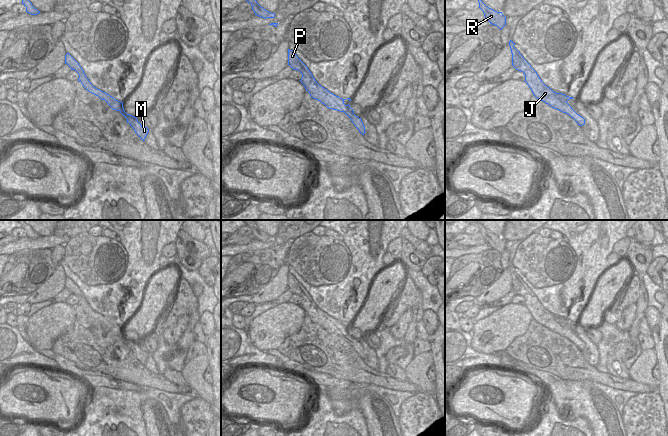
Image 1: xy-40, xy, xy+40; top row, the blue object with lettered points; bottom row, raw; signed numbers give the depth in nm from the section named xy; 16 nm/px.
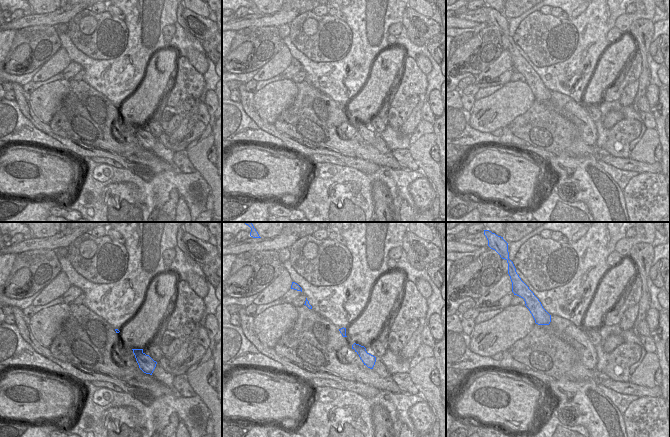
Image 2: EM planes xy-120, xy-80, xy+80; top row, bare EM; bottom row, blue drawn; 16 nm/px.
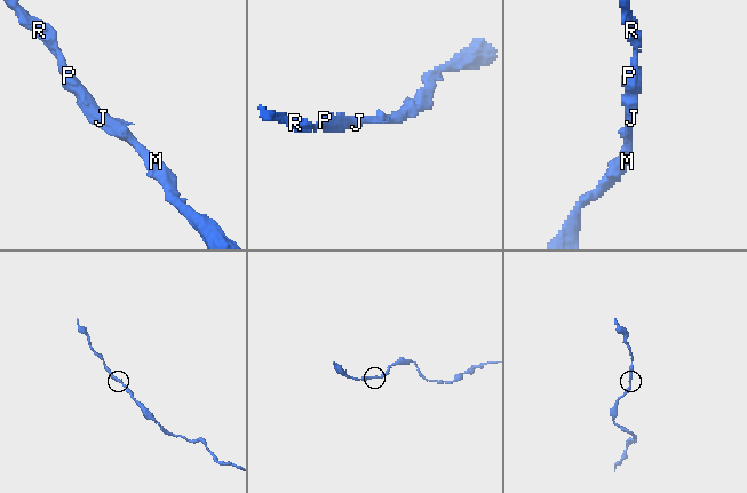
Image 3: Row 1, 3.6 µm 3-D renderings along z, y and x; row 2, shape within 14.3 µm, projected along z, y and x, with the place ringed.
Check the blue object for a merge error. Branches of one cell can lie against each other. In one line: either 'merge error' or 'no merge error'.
no merge error

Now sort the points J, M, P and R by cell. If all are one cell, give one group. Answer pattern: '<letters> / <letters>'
J M P R

